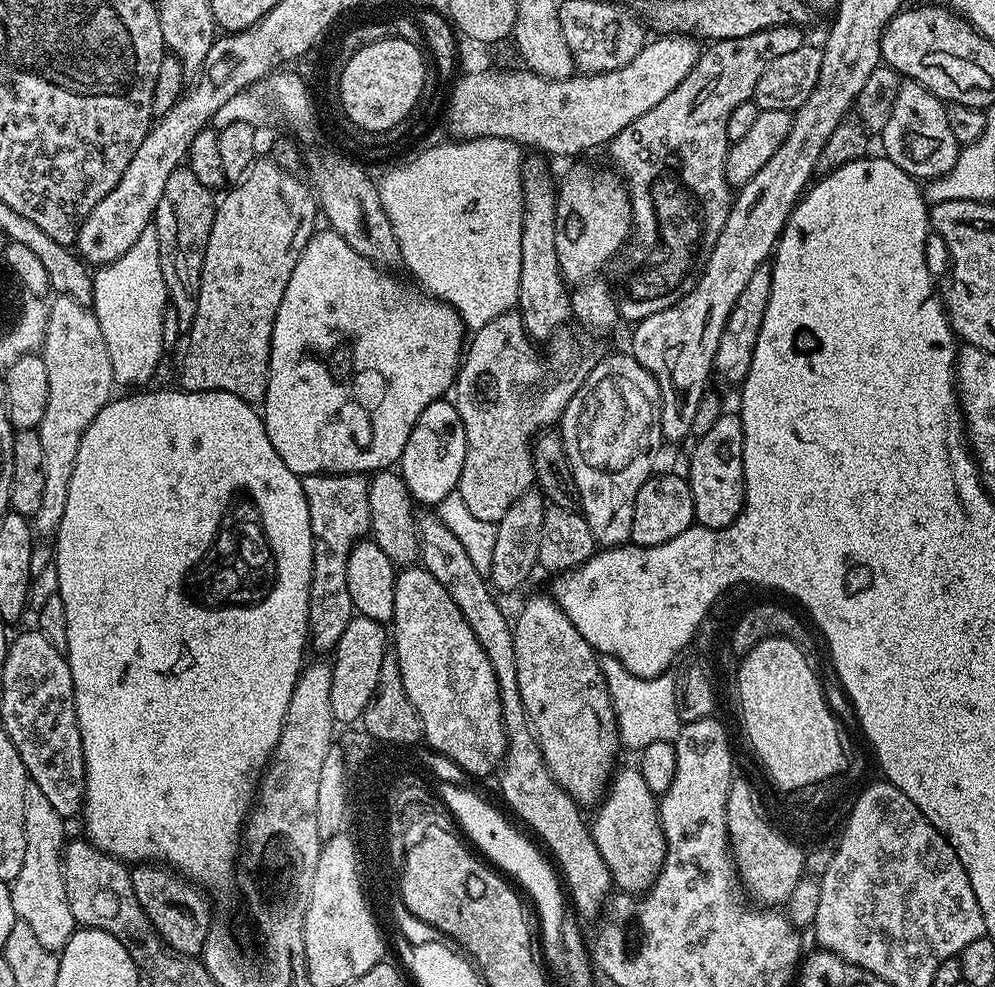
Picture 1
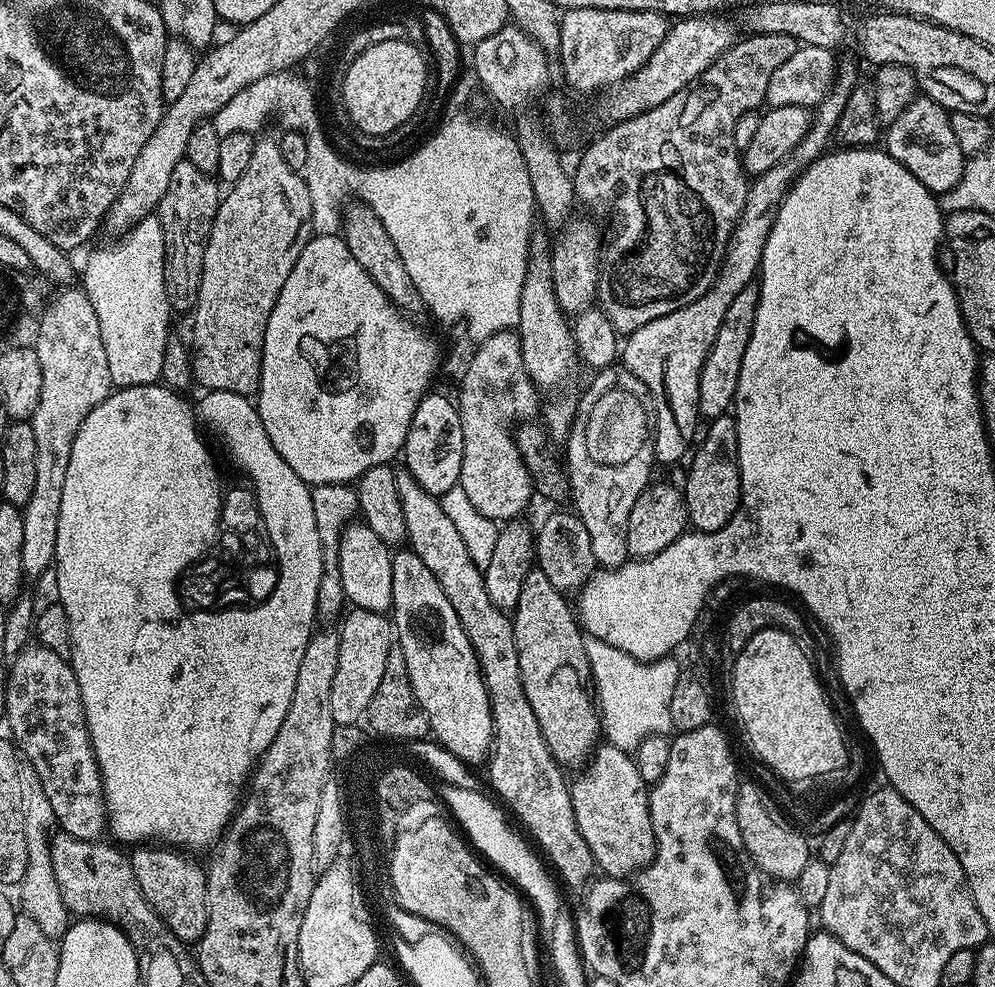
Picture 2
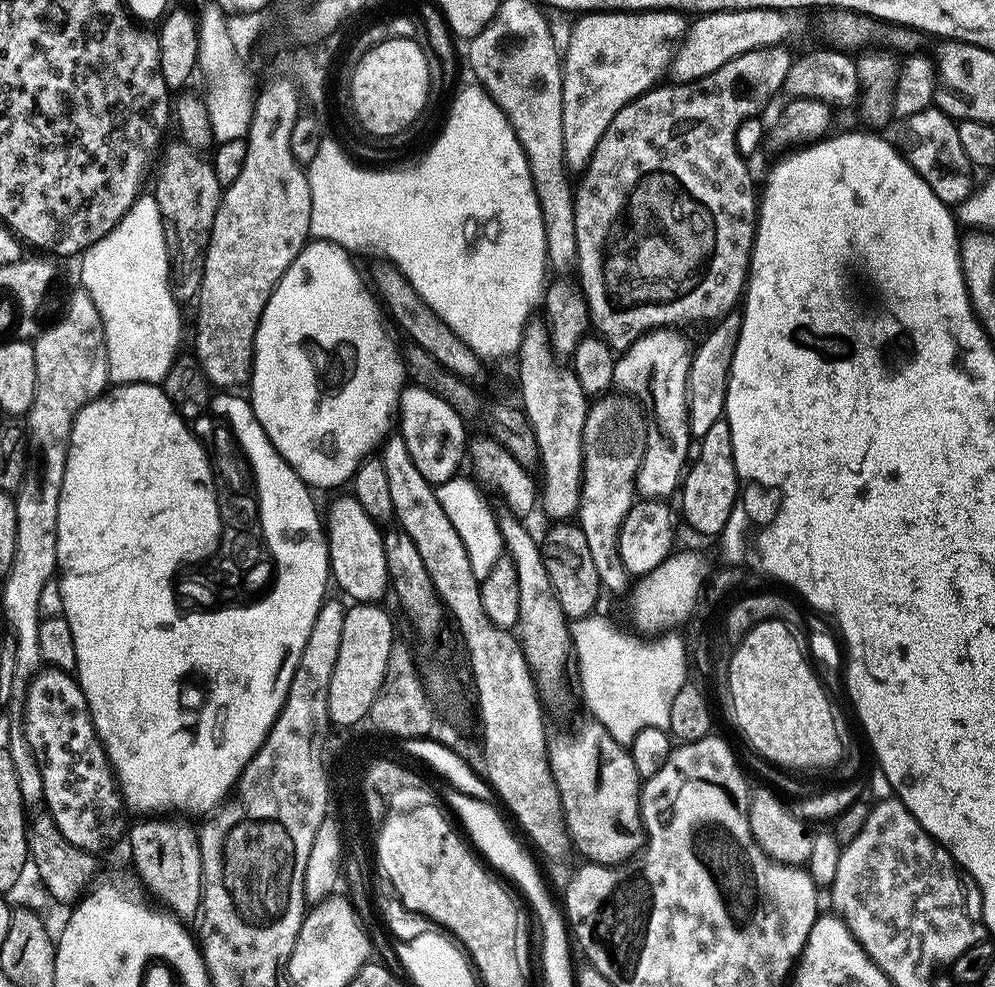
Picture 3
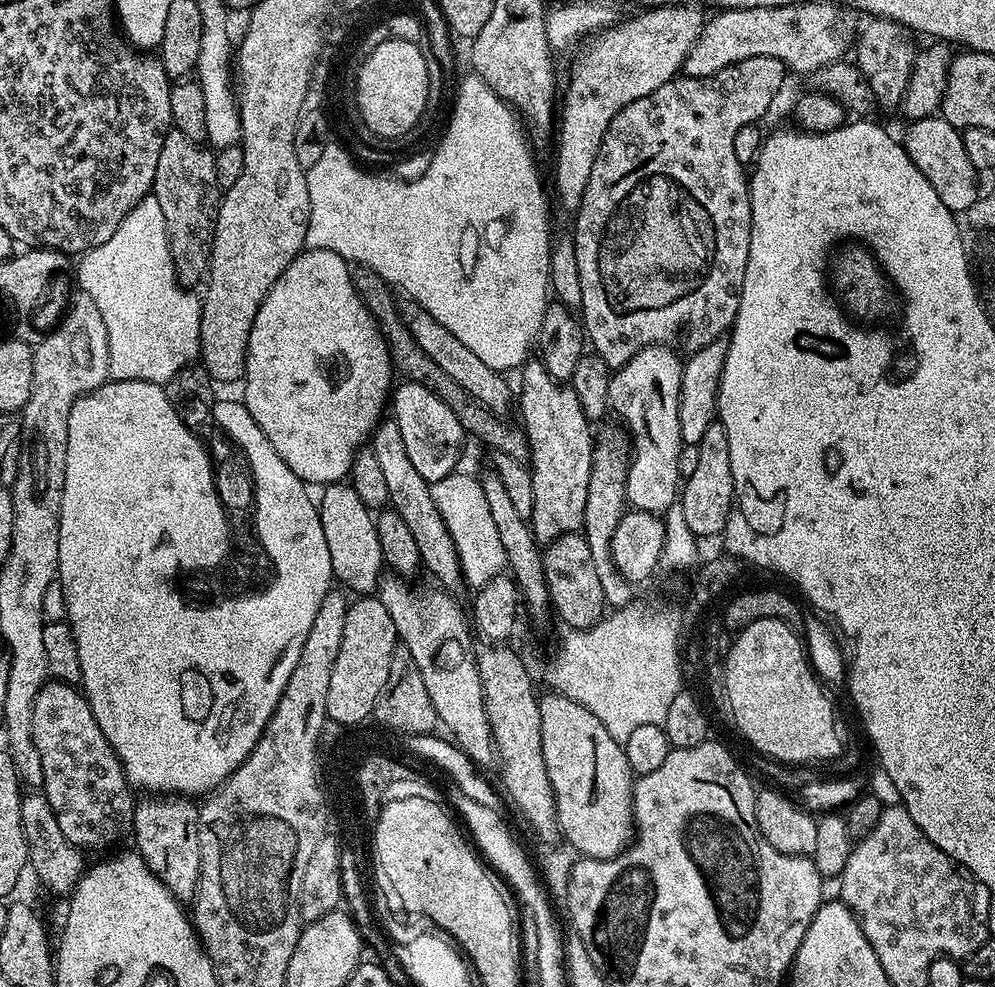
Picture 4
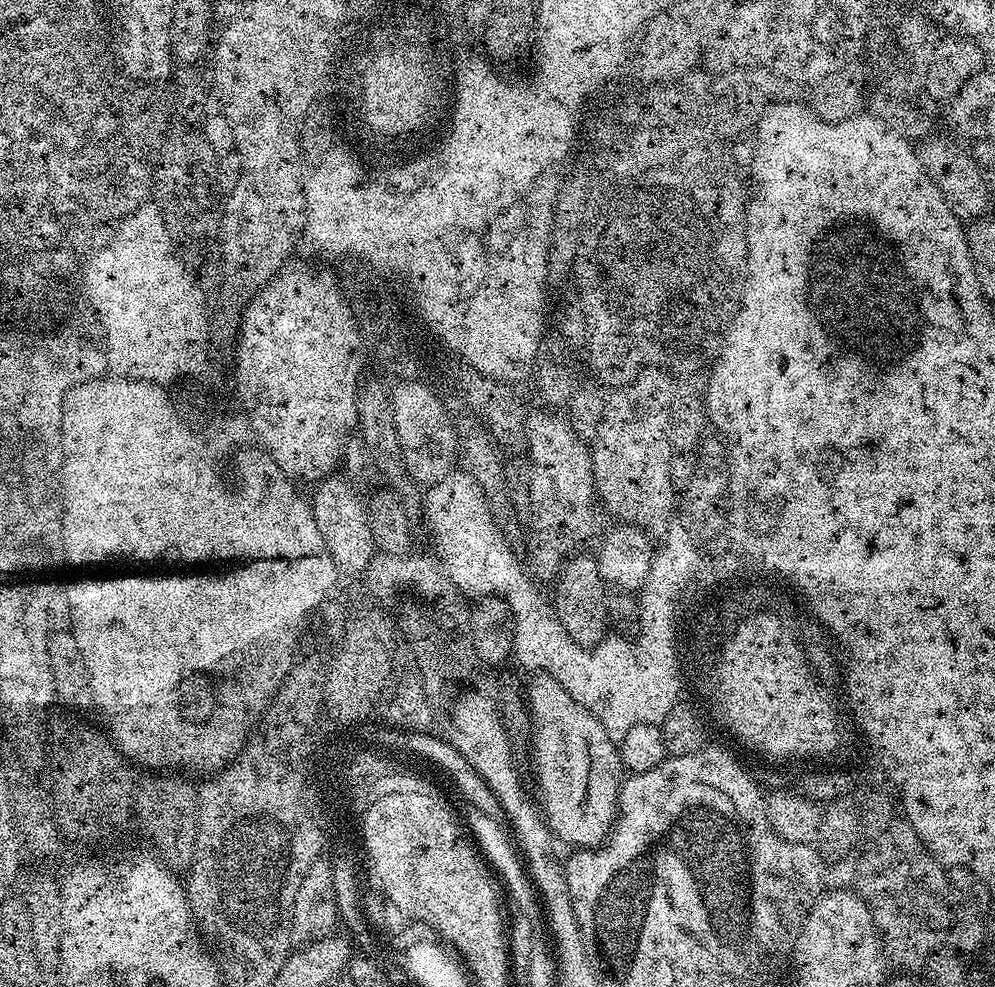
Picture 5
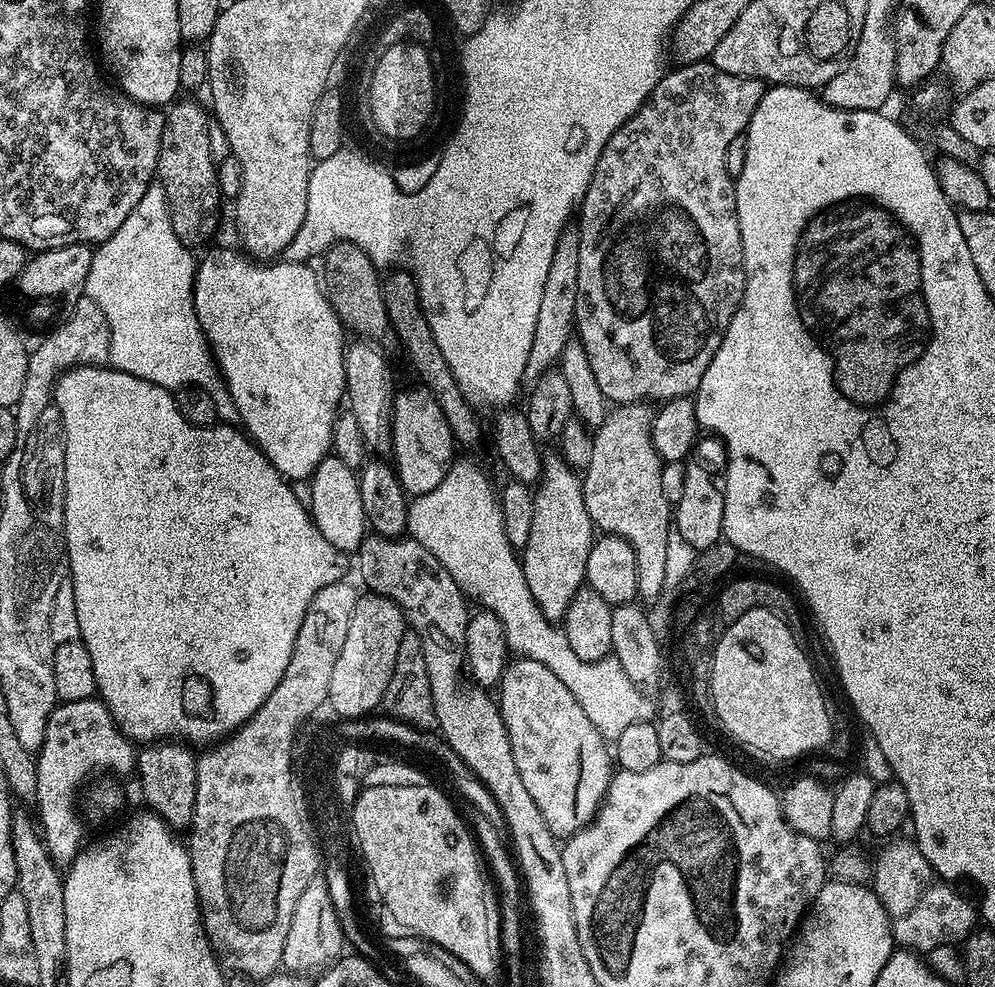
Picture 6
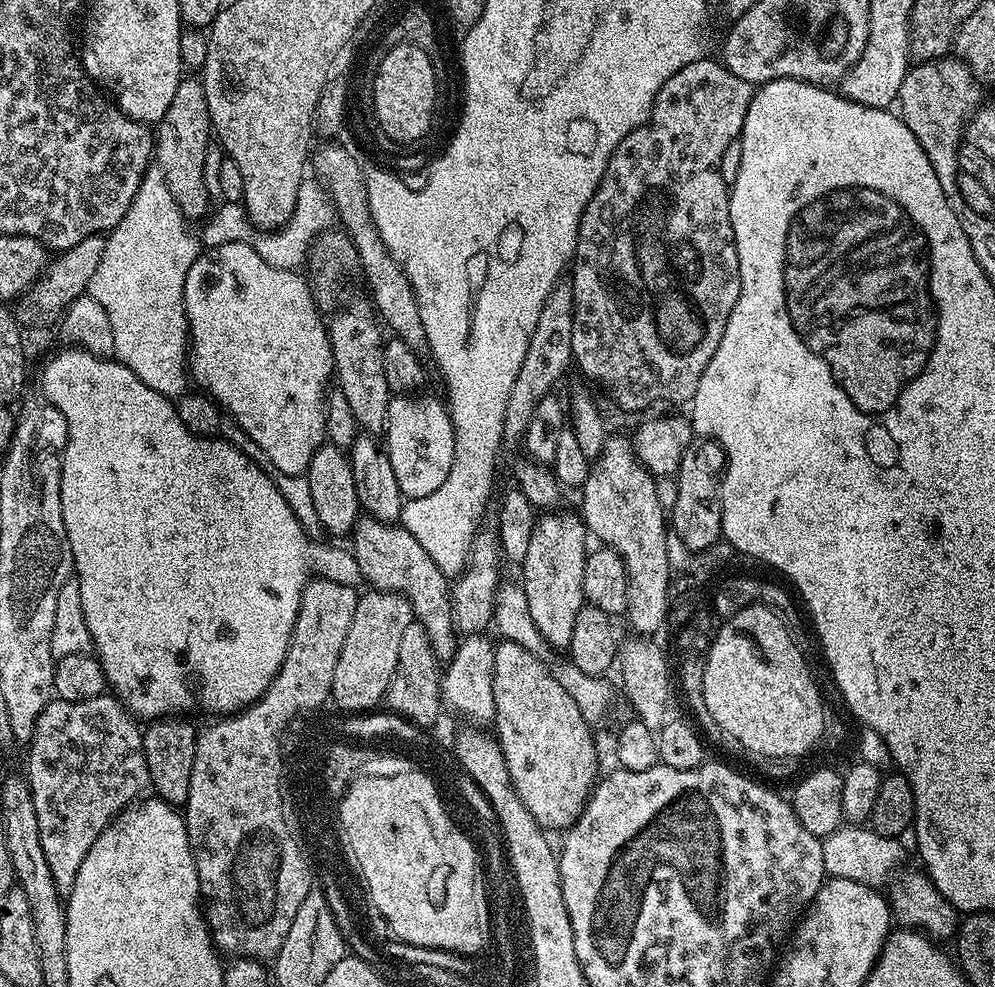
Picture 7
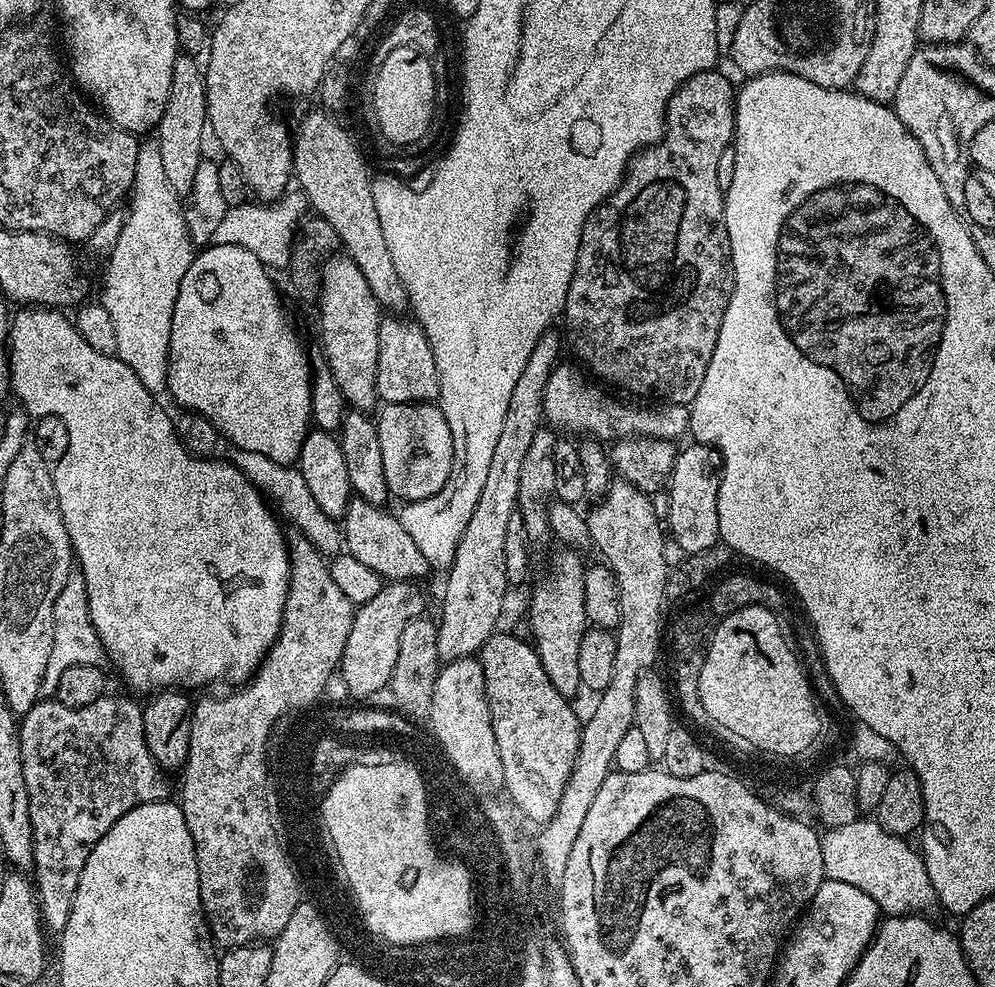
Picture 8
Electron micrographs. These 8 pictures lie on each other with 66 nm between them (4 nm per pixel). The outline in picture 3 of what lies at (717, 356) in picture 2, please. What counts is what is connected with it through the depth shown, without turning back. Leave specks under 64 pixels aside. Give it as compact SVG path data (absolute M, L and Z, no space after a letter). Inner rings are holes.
M739 311L726 313L711 325L712 333L701 344L695 345L688 375L688 430L693 437L704 436L706 430L710 430L710 426L714 426L714 422L718 422L724 415L730 366L738 346L740 318Z

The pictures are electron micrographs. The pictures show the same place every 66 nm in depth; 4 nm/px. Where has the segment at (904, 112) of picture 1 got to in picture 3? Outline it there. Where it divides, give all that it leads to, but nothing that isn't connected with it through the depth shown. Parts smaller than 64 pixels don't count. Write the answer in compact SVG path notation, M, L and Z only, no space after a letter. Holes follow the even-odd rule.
M929 106L918 114L903 117L901 124L904 125L894 135L900 155L924 179L926 186L930 186L930 190L942 198L944 204L959 206L974 191L974 169L970 158L966 158L966 153L962 151L962 142L958 142L957 121L939 108Z

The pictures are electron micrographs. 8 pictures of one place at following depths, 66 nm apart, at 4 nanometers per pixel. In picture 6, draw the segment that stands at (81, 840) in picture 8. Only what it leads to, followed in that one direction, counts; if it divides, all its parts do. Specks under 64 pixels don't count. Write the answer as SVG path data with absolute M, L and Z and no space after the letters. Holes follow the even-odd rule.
M93 698L57 703L56 709L48 715L46 738L42 738L42 746L35 753L37 786L34 801L34 807L40 811L38 828L55 864L71 864L82 847L80 839L84 836L84 824L76 813L76 791L97 774L121 778L127 772L131 773L137 755L133 741L121 734L103 700Z

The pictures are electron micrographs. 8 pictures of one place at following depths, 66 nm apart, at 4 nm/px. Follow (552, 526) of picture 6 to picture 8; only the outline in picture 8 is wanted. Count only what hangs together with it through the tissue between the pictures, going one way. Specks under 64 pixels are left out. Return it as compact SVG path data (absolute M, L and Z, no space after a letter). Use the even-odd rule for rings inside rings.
M561 551L552 556L552 573L541 582L540 588L532 592L532 601L528 604L528 624L532 627L530 640L540 655L546 678L554 682L554 690L558 690L558 694L572 698L582 688L578 674L578 646L582 646L582 638L590 627L586 618L586 564L580 561L579 551Z

